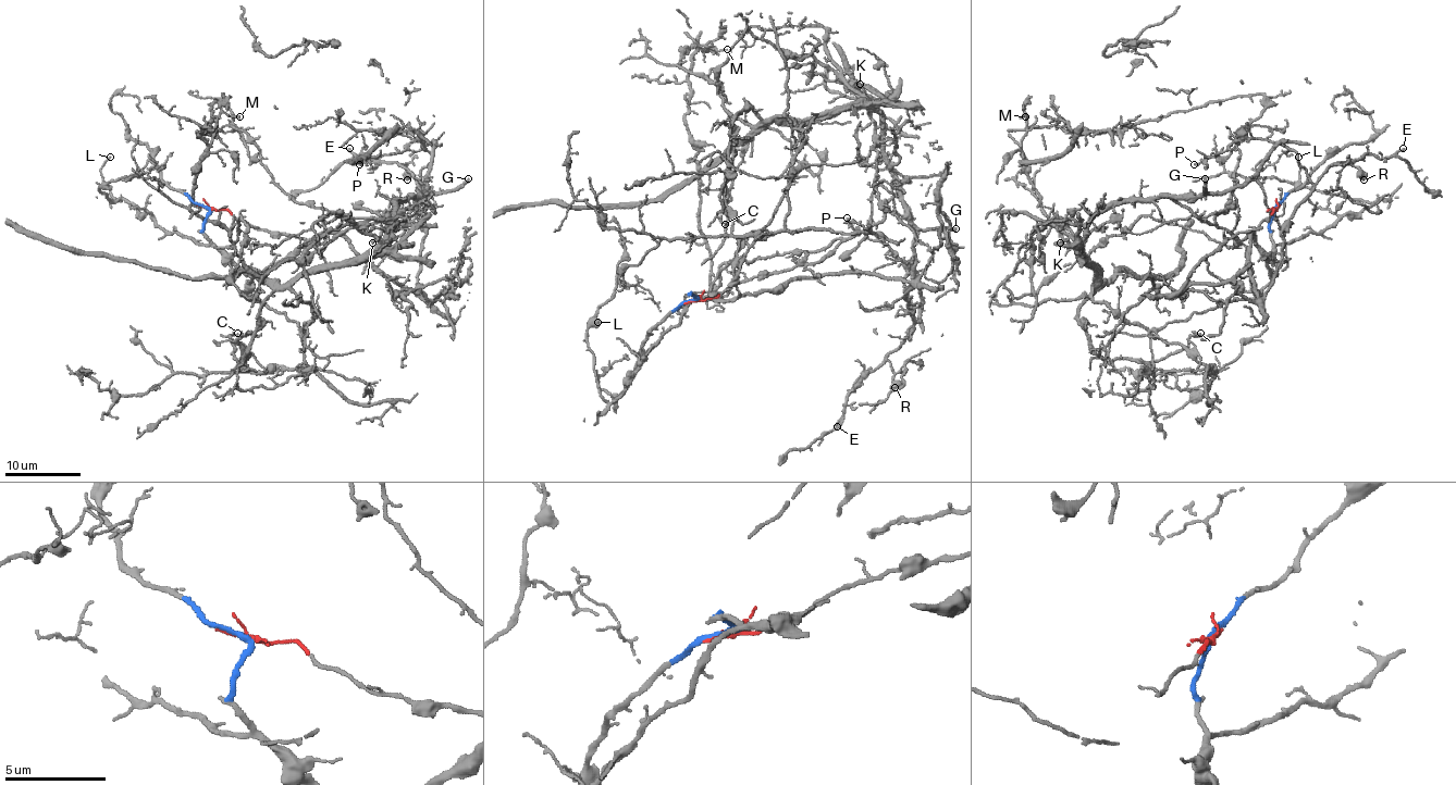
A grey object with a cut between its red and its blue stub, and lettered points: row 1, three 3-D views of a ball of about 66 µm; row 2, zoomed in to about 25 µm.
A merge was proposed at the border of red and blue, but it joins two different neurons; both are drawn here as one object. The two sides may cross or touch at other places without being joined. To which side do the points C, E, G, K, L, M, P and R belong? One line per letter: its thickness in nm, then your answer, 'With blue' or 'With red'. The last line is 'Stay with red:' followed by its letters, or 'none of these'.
C: Thickness 70 nm. With red
E: Thickness 150 nm. With blue
G: Thickness 280 nm. With red
K: Thickness 140 nm. With red
L: Thickness 110 nm. With blue
M: Thickness 110 nm. With red
P: Thickness 130 nm. With blue
R: Thickness 460 nm. With blue
Stay with red: C, G, K, M

